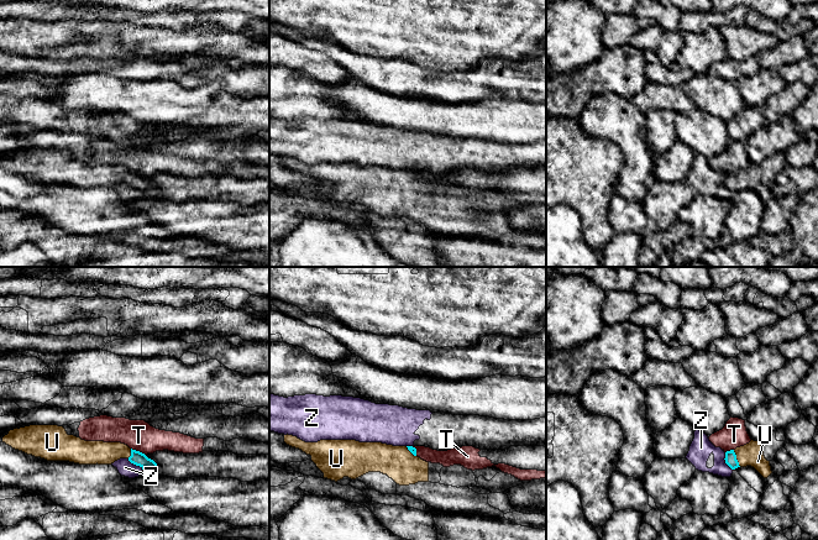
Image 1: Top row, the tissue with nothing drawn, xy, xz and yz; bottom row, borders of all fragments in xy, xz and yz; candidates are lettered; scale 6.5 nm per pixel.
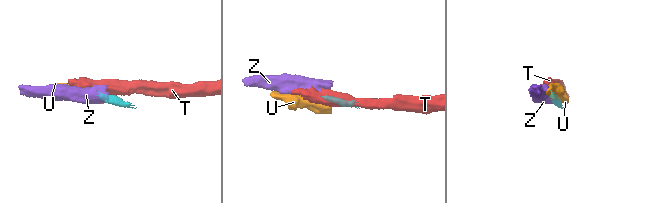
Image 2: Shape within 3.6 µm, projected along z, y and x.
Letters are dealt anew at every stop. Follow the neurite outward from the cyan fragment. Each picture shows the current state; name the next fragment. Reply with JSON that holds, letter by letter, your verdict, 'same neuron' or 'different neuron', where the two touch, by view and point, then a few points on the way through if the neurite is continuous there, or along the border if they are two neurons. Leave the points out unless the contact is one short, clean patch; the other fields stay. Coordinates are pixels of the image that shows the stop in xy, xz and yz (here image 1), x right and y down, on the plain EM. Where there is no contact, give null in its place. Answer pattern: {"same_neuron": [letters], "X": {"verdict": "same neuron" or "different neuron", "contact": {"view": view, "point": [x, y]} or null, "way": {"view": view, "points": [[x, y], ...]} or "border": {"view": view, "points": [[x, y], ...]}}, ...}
{"same_neuron": ["U"], "T": {"verdict": "different neuron", "contact": {"view": "xy", "point": [139, 174]}, "border": {"view": "xy", "points": [[131, 171], [145, 178]]}}, "U": {"verdict": "same neuron", "contact": {"view": "yz", "point": [735, 182]}}, "Z": {"verdict": "different neuron", "contact": {"view": "yz", "point": [725, 184]}, "border": {"view": "yz", "points": [[724, 176], [724, 185], [732, 193]]}}}

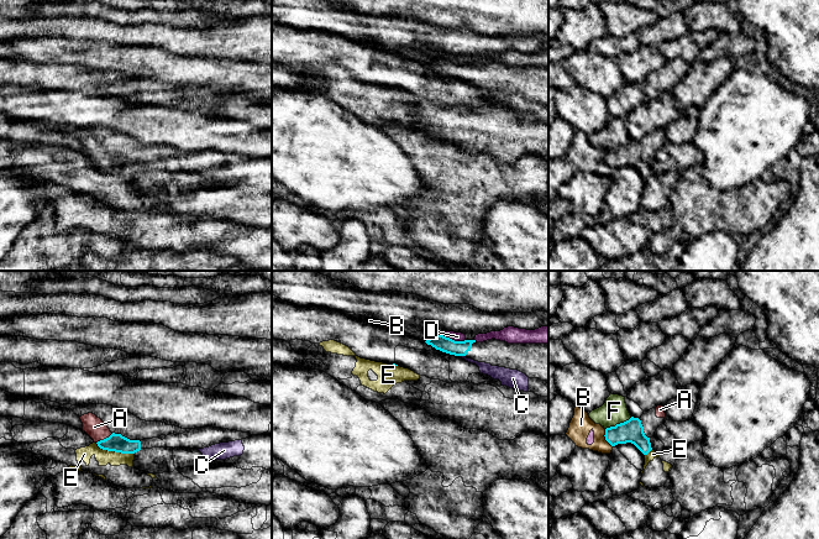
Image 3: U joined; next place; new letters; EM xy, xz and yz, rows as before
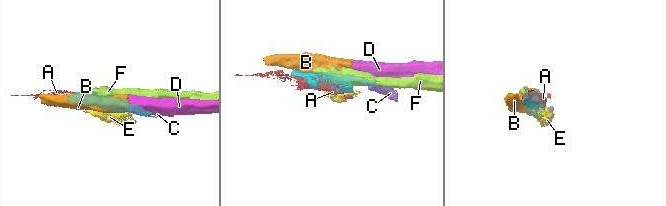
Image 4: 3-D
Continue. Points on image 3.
{"same_neuron": ["A", "C"], "A": {"verdict": "same neuron", "contact": {"view": "xy", "point": [104, 162]}}, "B": {"verdict": "different neuron", "contact": {"view": "yz", "point": [605, 161]}}, "C": {"verdict": "same neuron", "contact": {"view": "xz", "point": [462, 78]}}, "D": {"verdict": "different neuron", "contact": {"view": "xz", "point": [453, 63]}, "border": {"view": "xz", "points": [[442, 57], [455, 63], [465, 63]]}}, "E": {"verdict": "different neuron", "contact": {"view": "xy", "point": [115, 174]}, "border": {"view": "xy", "points": [[95, 166], [103, 172], [134, 177]]}}, "F": {"verdict": "different neuron", "contact": {"view": "yz", "point": [618, 147]}}}

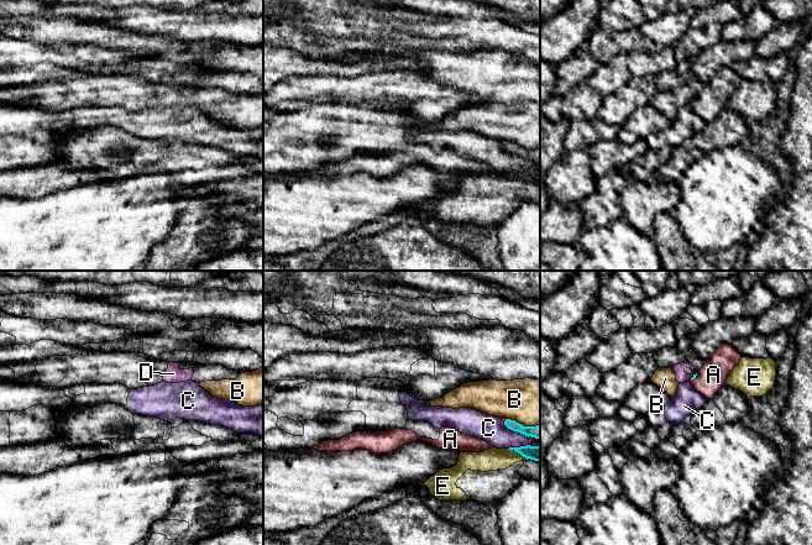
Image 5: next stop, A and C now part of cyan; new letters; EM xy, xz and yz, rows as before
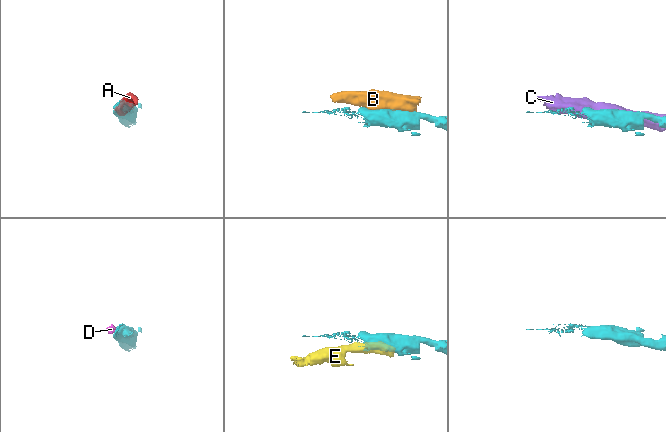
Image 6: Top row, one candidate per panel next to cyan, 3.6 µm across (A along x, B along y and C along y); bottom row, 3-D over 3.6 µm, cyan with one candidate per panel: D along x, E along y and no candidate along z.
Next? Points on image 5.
{"same_neuron": ["A"], "A": {"verdict": "same neuron", "contact": {"view": "yz", "point": [695, 100]}}, "B": {"verdict": "different neuron", "contact": {"view": "xz", "point": [523, 148]}}, "C": {"verdict": "different neuron", "contact": {"view": "xz", "point": [514, 153]}}, "D": {"verdict": "different neuron", "contact": {"view": "yz", "point": [692, 100]}, "border": {"view": "yz", "points": [[693, 98], [690, 103]]}}, "E": {"verdict": "different neuron", "contact": {"view": "xz", "point": [517, 174]}, "border": {"view": "xz", "points": [[507, 172], [513, 172], [527, 182]]}}}

